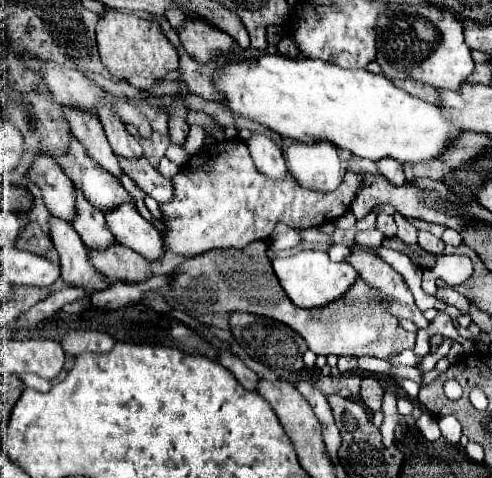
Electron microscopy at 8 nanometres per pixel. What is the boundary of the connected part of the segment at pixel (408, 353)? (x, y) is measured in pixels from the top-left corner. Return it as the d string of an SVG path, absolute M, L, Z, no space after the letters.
M403 350L401 354L391 356L389 362L391 362L391 364L403 364L403 366L415 366L415 364L419 362L419 356L417 356L413 350Z

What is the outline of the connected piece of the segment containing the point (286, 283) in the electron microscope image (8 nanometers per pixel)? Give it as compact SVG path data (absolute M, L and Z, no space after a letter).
M303 250L289 258L275 258L273 270L279 278L279 284L291 298L291 302L297 304L299 308L325 306L331 300L341 298L343 292L347 292L349 286L357 280L357 272L355 268L351 268L351 264L335 264L331 262L327 252L319 252L319 250Z

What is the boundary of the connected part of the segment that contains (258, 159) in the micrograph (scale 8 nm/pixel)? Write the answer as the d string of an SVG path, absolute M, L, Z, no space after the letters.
M253 132L251 138L245 140L245 144L247 144L251 158L259 172L263 172L271 180L279 180L279 178L287 176L287 166L285 166L283 154L281 154L279 146L267 134Z

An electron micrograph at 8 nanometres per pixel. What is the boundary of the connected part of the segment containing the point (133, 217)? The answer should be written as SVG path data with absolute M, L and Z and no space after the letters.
M133 204L117 206L115 210L107 212L105 218L119 244L133 248L149 262L157 262L163 258L165 246L161 232L151 226Z

